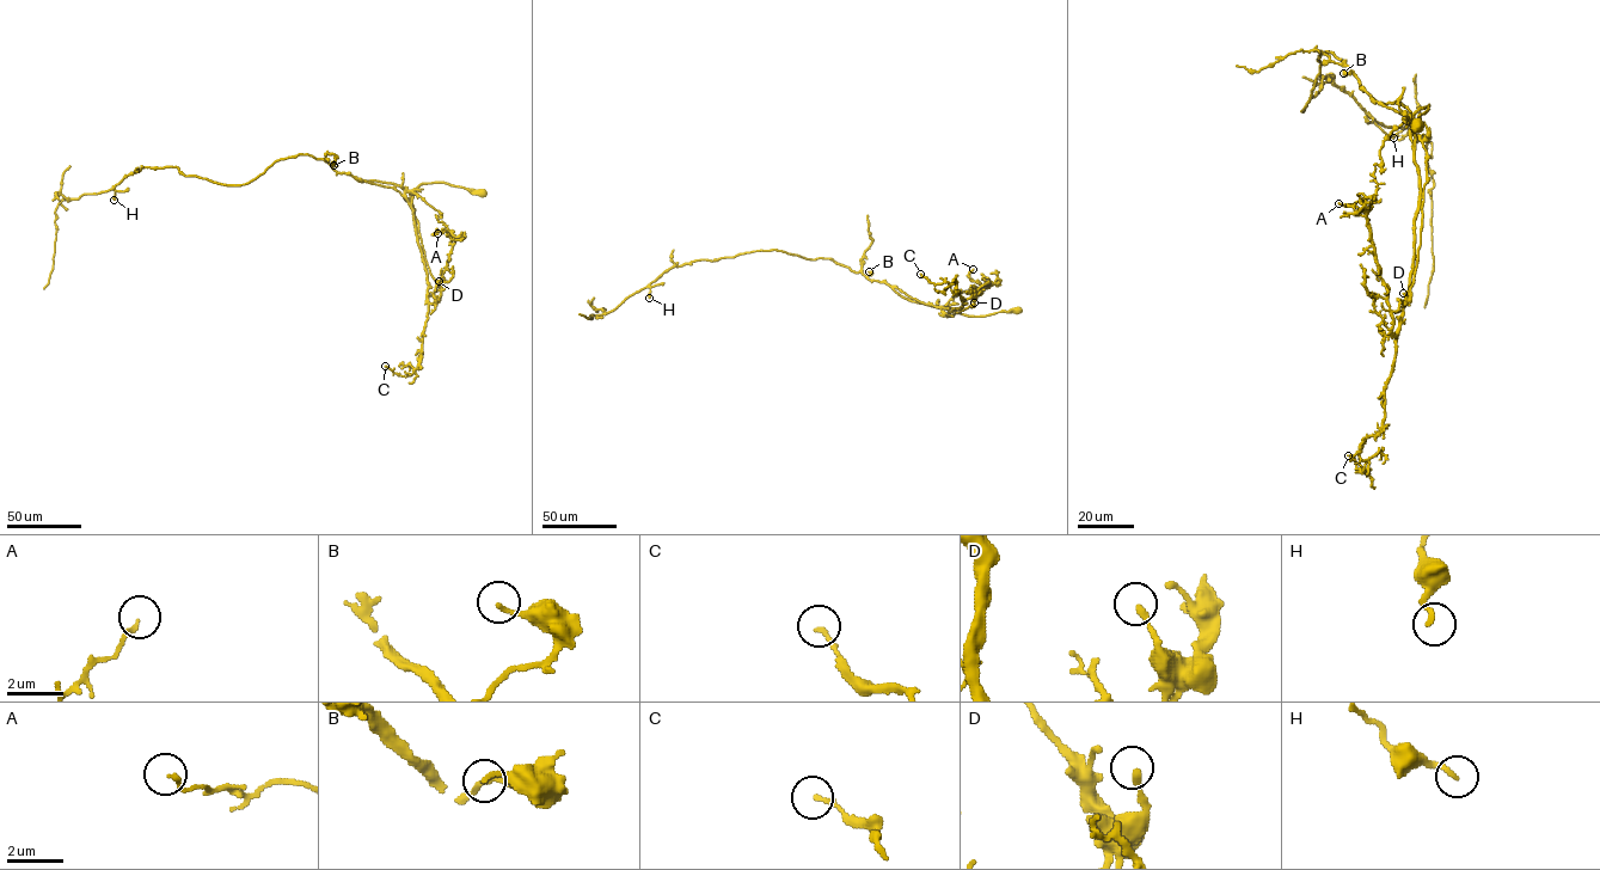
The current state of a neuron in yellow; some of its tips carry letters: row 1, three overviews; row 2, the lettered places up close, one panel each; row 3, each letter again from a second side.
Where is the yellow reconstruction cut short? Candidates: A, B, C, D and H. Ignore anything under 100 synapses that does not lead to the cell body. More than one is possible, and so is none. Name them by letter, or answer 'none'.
none

